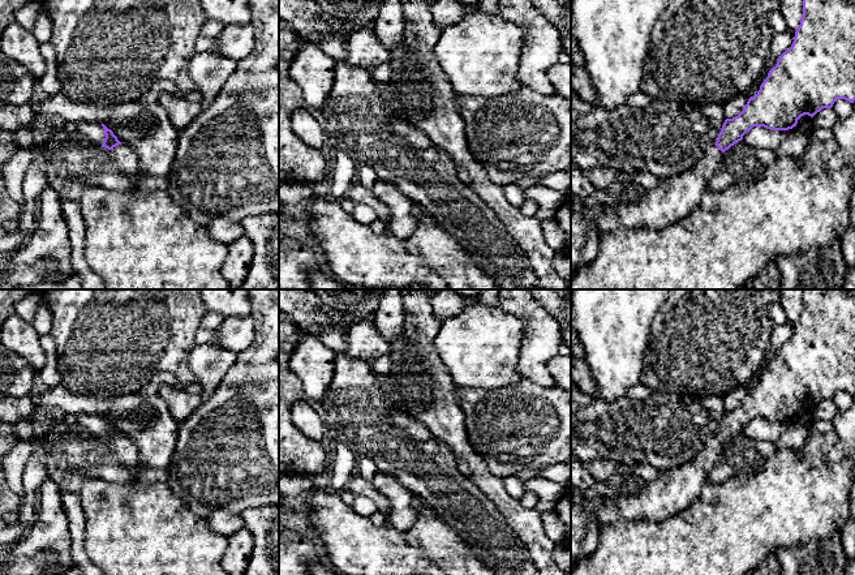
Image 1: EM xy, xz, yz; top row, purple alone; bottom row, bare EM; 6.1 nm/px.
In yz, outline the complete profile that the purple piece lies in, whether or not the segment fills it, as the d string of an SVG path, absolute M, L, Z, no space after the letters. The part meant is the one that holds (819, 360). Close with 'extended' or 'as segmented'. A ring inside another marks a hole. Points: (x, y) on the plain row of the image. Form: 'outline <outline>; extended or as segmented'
outline M803 289L803 309L792 338L779 348L743 403L725 412L714 435L718 441L706 445L697 458L683 467L661 471L661 476L646 482L641 493L614 498L605 492L605 502L596 511L597 522L603 527L622 519L662 522L679 514L700 497L709 482L709 472L719 459L722 446L753 419L789 422L802 408L813 409L822 400L832 400L837 391L855 392L855 289Z; extended

